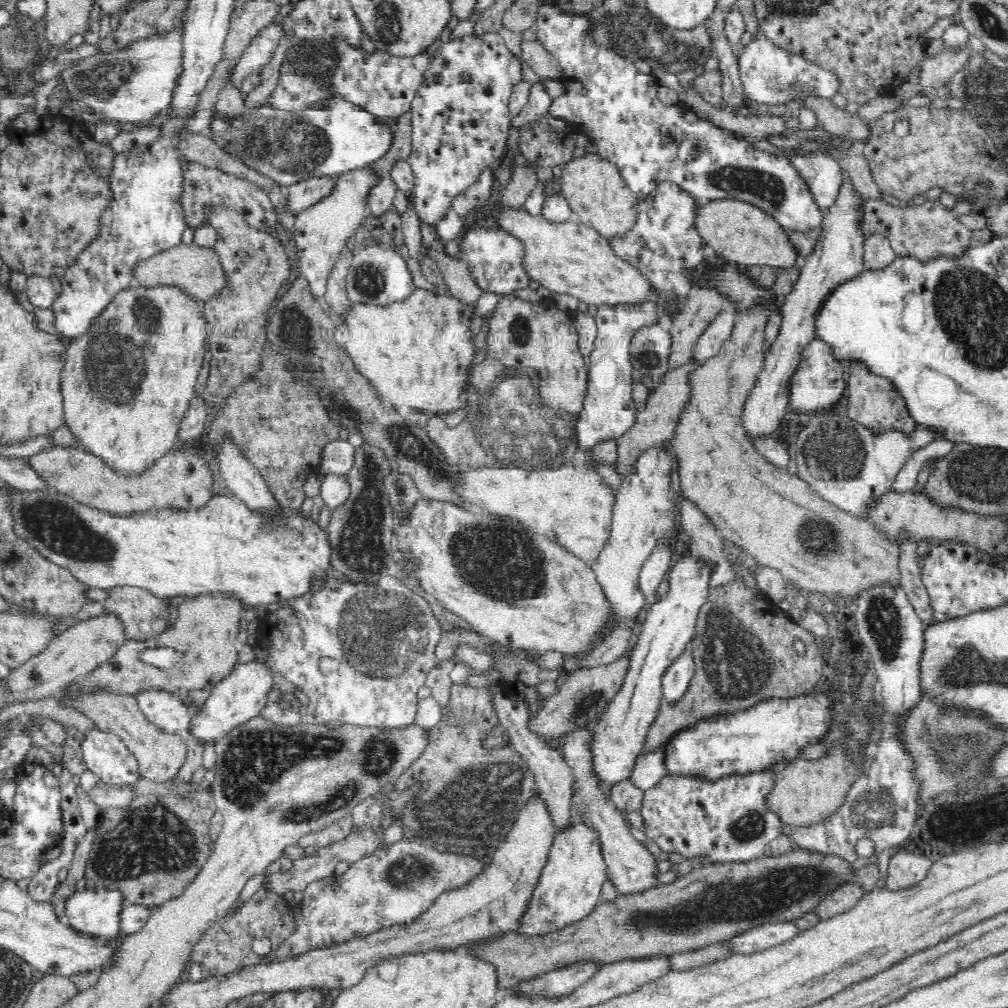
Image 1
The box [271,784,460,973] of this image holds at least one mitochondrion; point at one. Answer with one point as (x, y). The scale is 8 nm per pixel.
(403, 870)

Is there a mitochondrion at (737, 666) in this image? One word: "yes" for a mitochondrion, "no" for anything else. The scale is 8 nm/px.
yes

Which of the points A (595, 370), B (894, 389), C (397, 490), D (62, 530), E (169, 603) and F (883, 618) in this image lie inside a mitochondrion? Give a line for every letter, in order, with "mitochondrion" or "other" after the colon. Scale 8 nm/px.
A: other
B: other
C: mitochondrion
D: mitochondrion
E: other
F: mitochondrion

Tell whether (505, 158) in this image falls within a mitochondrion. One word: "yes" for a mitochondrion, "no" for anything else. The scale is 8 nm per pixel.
no

